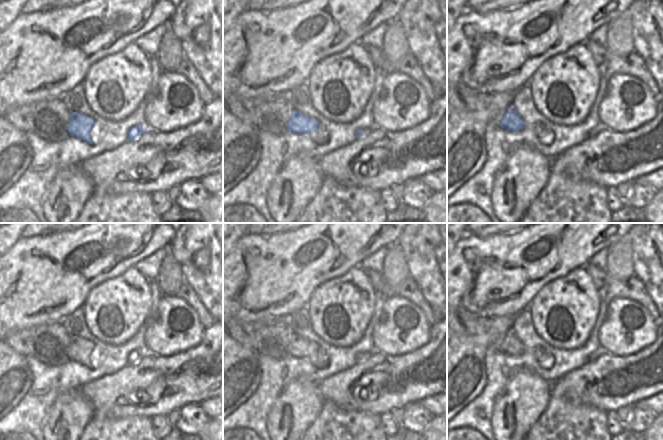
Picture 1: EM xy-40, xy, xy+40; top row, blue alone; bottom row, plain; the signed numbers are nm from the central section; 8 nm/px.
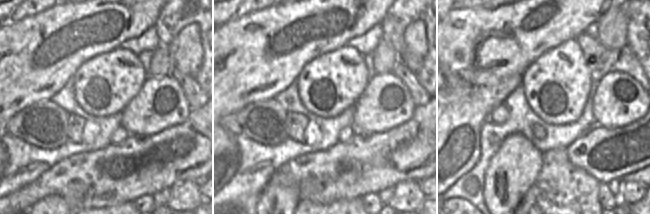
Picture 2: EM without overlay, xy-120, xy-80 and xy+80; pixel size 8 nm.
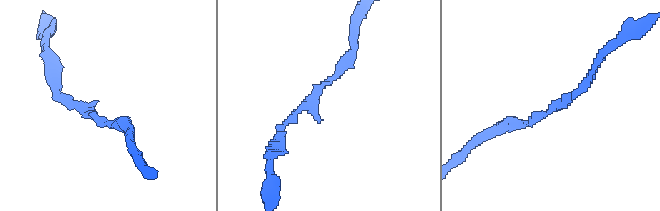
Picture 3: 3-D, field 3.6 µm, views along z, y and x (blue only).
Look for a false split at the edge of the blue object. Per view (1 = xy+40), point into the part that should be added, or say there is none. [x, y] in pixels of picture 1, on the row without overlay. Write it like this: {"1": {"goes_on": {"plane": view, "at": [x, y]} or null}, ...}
{"1": {"goes_on": null}}

